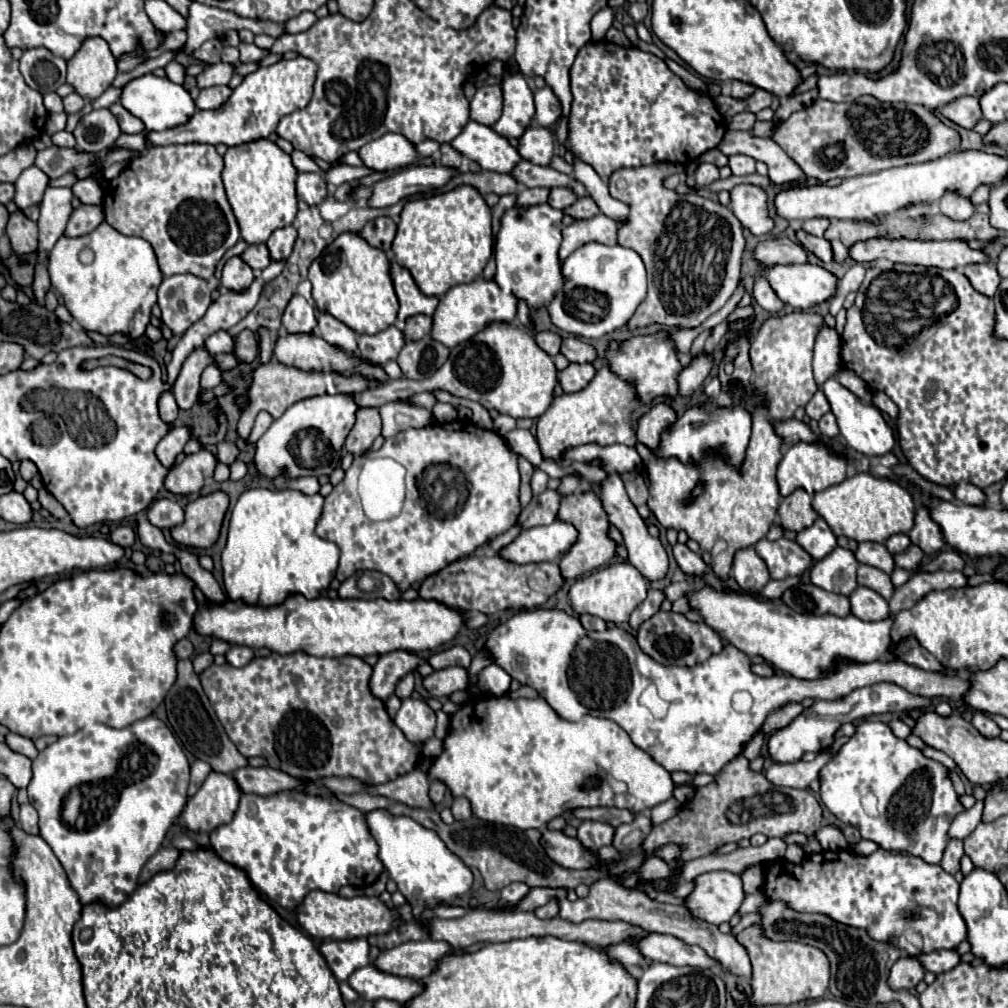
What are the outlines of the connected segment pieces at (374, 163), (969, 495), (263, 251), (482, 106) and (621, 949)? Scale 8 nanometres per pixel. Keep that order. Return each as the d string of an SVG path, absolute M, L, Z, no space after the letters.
M383 134L377 140L371 140L359 150L363 164L371 170L395 170L415 162L419 156L415 146L405 140L401 134Z
M967 482L957 484L957 486L953 488L953 494L955 494L955 498L957 498L959 502L963 502L963 504L973 504L973 506L985 504L985 494L983 494L977 486L967 484Z
M251 244L251 246L247 246L247 250L241 254L241 260L245 264L249 264L253 270L263 270L263 268L267 268L271 264L265 244Z
M483 86L471 98L471 120L483 126L493 126L501 116L501 108L501 86Z
M627 942L611 944L611 946L609 946L609 956L611 956L615 962L623 964L625 968L635 968L635 966L639 966L639 968L643 970L643 968L649 966L649 962L637 952L637 948L633 948L633 946L627 944Z

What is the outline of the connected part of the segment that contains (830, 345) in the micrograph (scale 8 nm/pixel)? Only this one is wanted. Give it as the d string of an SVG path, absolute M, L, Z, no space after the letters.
M823 324L815 340L815 356L813 356L813 374L817 386L821 386L827 378L835 376L835 372L841 368L839 350L841 350L841 338L837 334L837 328Z

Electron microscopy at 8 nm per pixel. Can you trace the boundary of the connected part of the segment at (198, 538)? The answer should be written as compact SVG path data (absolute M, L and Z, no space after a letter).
M225 492L201 496L185 506L185 522L171 530L175 542L193 548L209 548L217 542L219 530L229 508Z

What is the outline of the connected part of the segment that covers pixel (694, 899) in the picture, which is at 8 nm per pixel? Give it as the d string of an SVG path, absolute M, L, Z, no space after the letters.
M713 871L699 874L693 880L695 888L693 892L685 898L685 908L689 910L689 914L697 920L709 922L709 924L723 924L729 922L731 916L737 912L737 908L741 906L745 894L743 894L742 879L739 874L731 873L728 871Z

